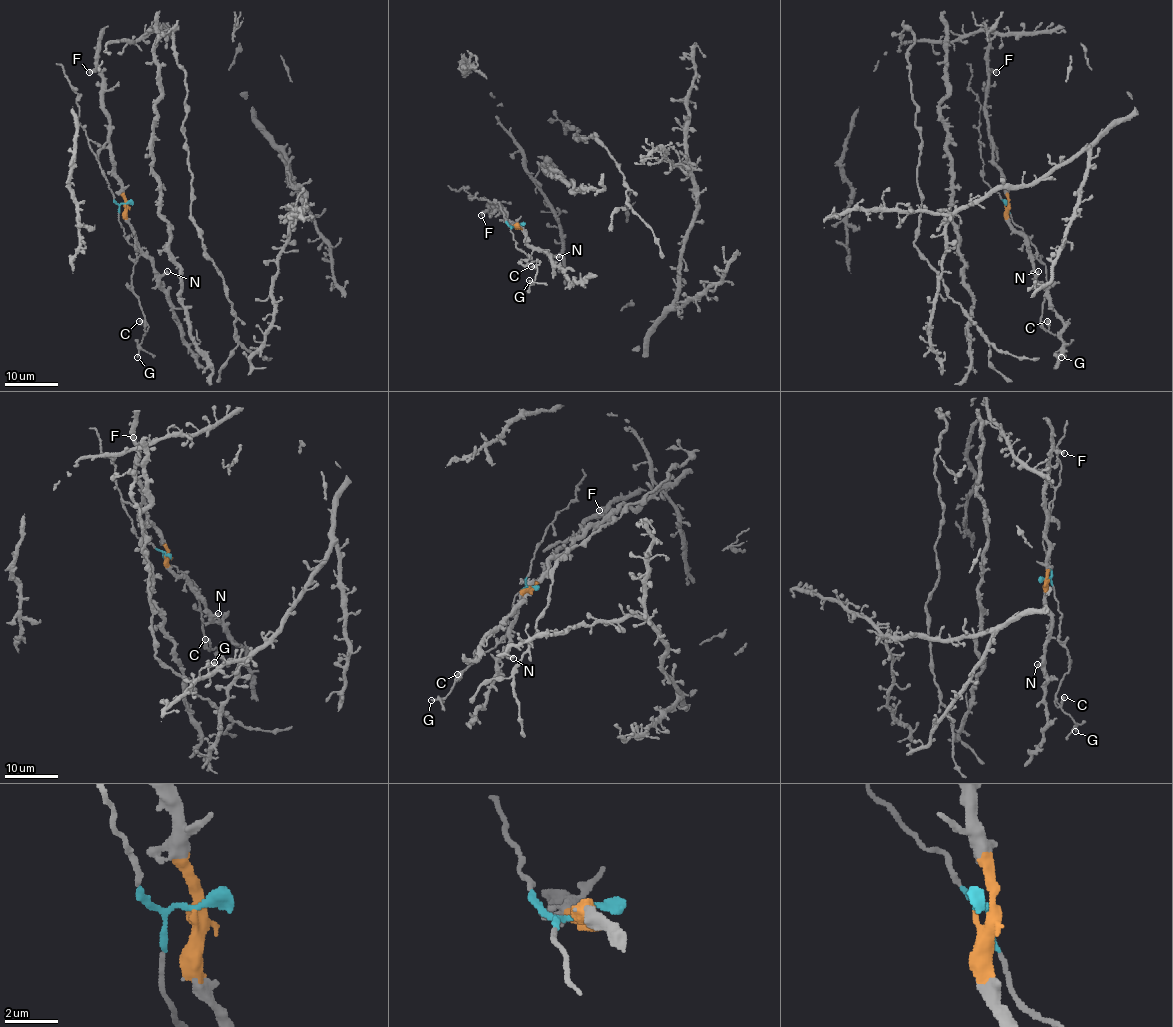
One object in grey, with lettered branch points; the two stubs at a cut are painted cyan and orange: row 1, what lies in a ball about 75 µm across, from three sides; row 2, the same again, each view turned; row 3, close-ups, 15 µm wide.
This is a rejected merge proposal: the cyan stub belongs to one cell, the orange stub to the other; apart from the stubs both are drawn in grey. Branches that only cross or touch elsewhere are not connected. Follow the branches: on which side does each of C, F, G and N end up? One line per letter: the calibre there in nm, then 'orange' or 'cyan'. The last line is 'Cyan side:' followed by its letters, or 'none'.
C: calibre 360 nm; cyan
F: calibre 380 nm; orange
G: calibre 200 nm; cyan
N: calibre 280 nm; orange
Cyan side: C, G

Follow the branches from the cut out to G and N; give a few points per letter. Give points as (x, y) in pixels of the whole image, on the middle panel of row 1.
G: (517, 224), (510, 232), (516, 246), (529, 258), (524, 266), (537, 260), (537, 274), (533, 283), (529, 280)
N: (517, 224), (530, 246), (560, 256)

